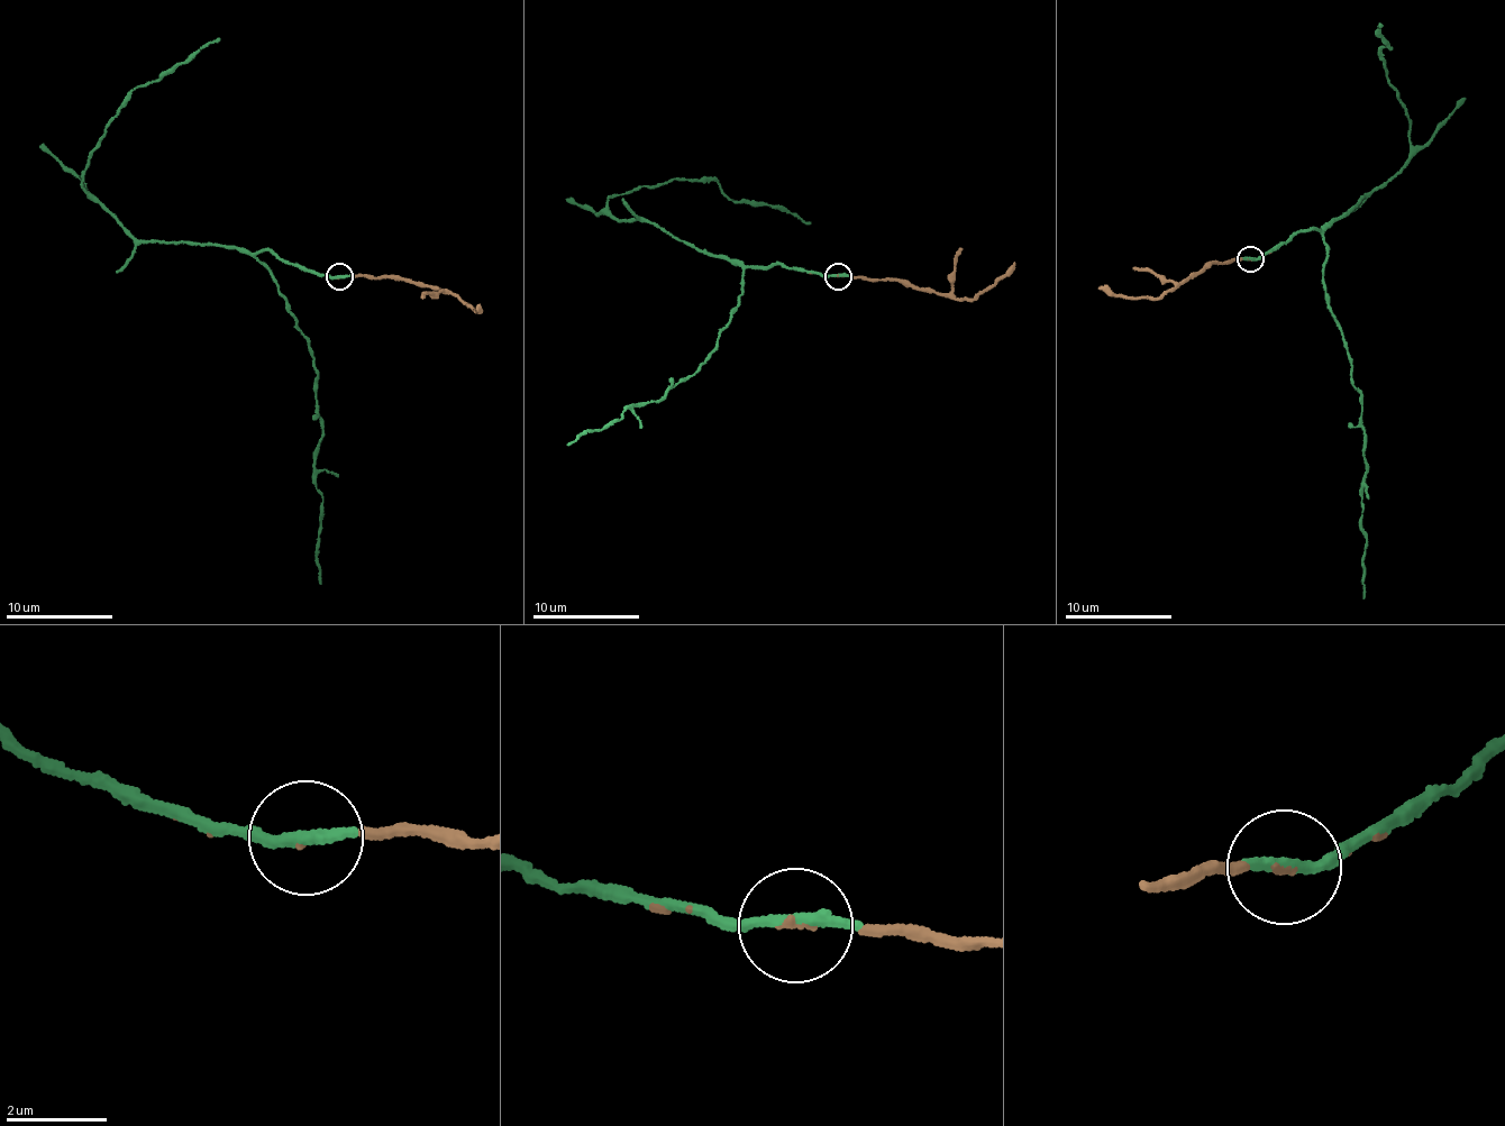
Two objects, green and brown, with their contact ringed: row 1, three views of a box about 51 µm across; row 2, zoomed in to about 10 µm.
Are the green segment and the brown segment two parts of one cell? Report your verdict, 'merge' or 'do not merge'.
merge

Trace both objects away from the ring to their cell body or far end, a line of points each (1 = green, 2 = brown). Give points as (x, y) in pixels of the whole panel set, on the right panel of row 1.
1: (1251, 258), (1331, 226), (1404, 165), (1410, 120), (1388, 82), (1382, 49), (1391, 47), (1376, 33), (1379, 25)
2: (1251, 258), (1212, 262), (1157, 298), (1120, 298), (1097, 287)

